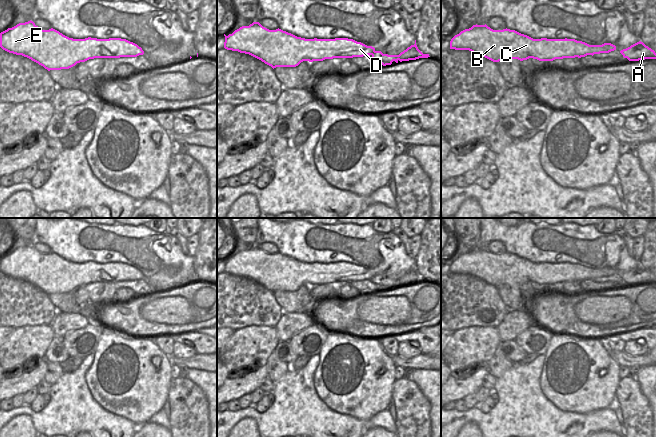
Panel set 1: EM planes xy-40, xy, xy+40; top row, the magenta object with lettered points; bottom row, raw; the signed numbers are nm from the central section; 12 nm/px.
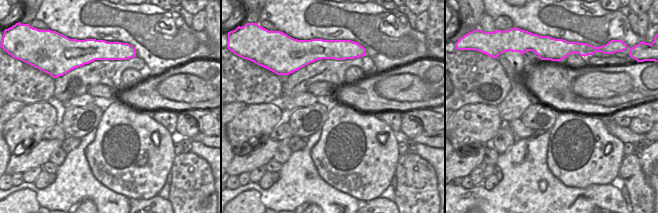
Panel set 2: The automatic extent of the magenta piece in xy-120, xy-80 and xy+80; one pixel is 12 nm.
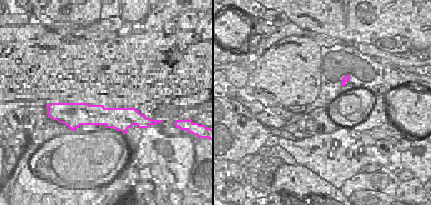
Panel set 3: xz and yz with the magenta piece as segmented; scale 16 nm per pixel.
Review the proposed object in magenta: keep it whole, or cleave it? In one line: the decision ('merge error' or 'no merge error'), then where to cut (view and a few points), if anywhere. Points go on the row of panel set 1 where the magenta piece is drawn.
no merge error; cut none

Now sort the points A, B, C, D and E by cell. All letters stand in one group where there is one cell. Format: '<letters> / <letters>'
A B C D E

